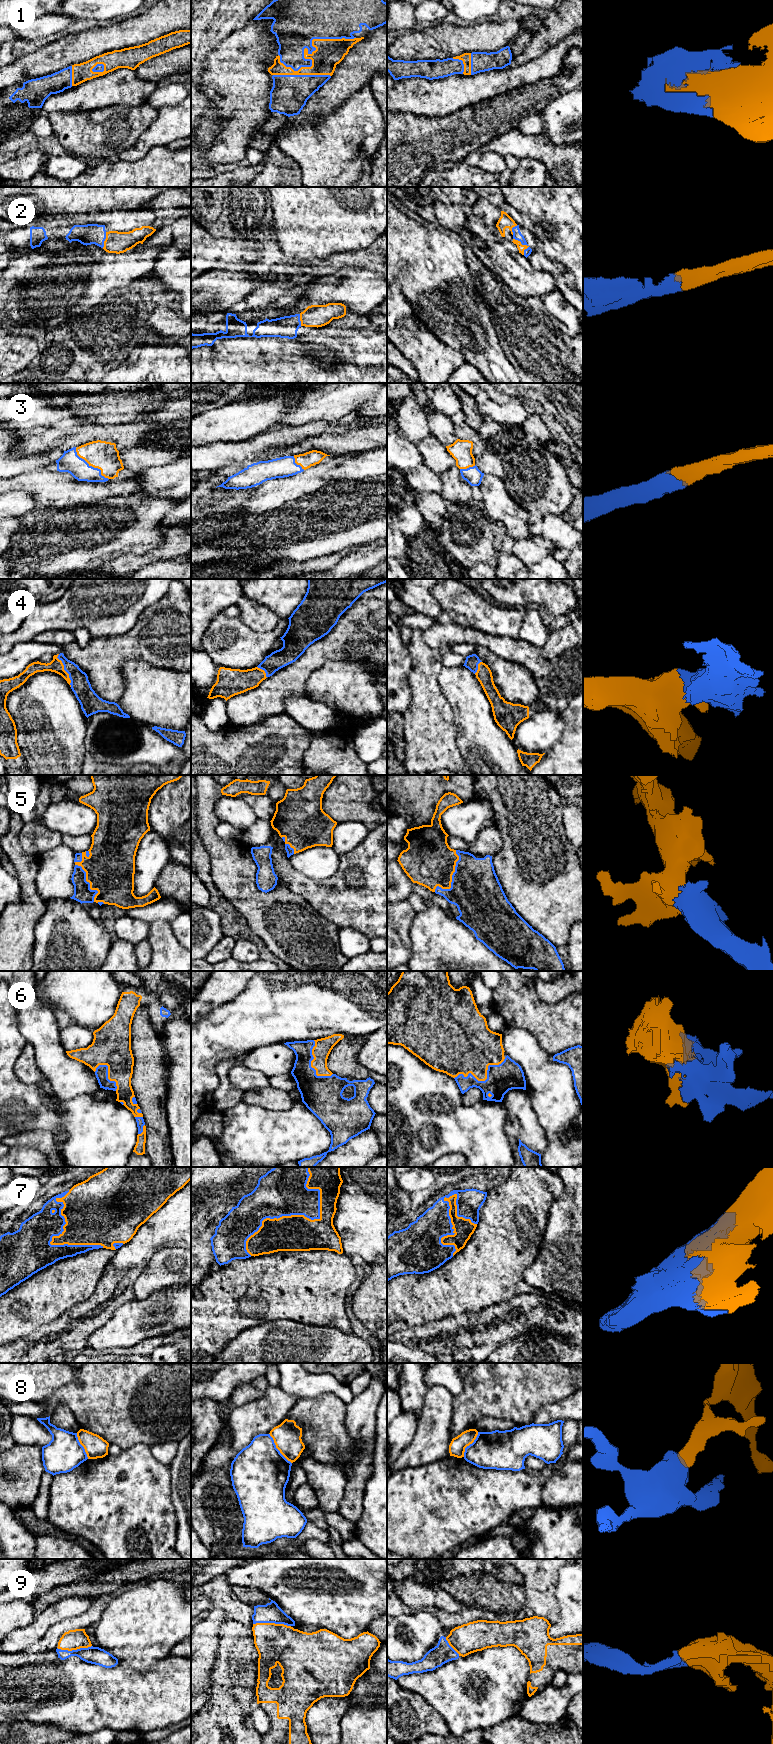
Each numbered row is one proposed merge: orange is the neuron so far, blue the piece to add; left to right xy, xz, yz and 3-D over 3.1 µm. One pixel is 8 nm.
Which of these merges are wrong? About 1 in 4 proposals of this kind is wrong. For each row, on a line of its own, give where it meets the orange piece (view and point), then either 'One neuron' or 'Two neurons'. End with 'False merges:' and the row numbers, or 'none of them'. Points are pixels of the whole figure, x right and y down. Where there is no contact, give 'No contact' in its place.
1: Touches orange at xz (307, 52). One neuron
2: Touches orange at yz (524, 245). One neuron
3: Touches orange at xy (91, 465). One neuron
4: Touches orange at xy (64, 670). One neuron
5: Touches orange at yz (451, 878). One neuron
6: Touches orange at yz (485, 1079). One neuron
7: Touches orange at xz (304, 1216). One neuron
8: Touches orange at xz (276, 1447). Two neurons
9: Touches orange at xz (272, 1623). One neuron
False merges: 8

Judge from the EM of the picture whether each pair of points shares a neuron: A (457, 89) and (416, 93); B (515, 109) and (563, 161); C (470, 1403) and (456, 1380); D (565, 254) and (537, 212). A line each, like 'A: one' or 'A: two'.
A: one
B: two
C: two
D: one

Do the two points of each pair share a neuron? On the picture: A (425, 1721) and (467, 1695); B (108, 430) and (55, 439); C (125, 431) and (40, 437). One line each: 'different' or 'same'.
A: different
B: same
C: same

